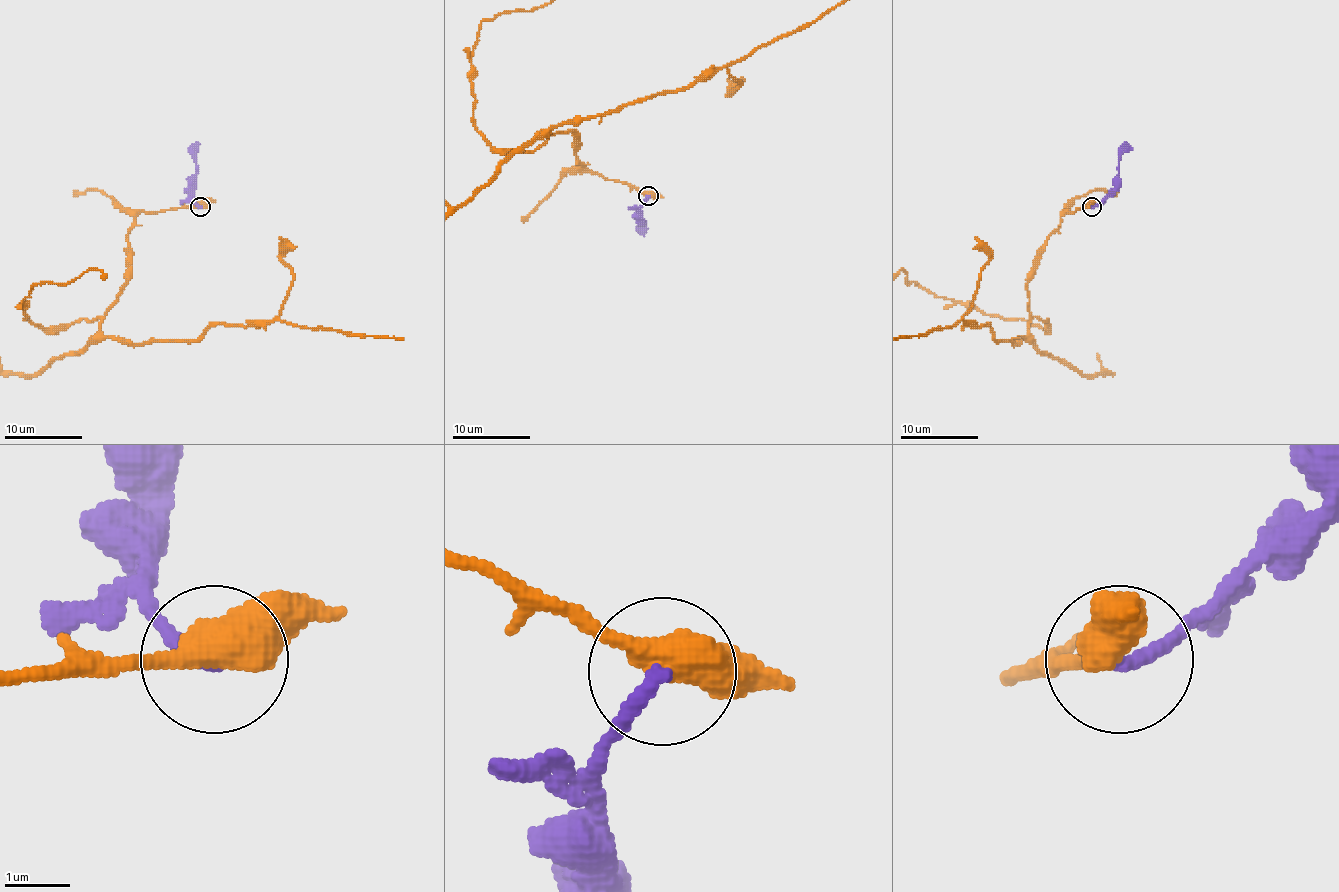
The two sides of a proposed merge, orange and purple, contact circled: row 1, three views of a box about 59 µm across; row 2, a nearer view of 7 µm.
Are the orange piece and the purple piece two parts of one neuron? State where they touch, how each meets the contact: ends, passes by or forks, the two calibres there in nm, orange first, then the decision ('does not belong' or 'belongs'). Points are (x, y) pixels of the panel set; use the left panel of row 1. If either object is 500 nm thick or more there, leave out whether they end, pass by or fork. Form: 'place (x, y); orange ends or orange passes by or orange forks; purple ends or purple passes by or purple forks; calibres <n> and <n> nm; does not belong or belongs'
place (200, 206); calibres 500 and 240 nm; does not belong

